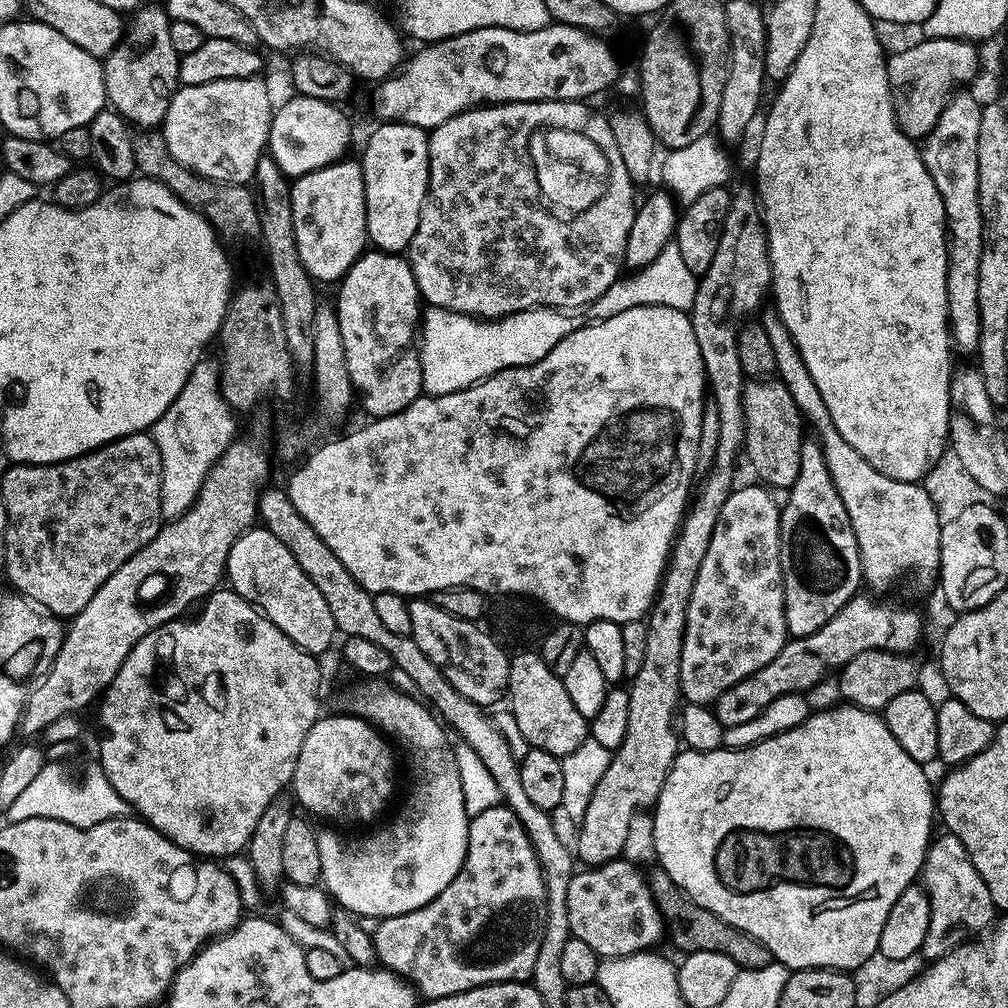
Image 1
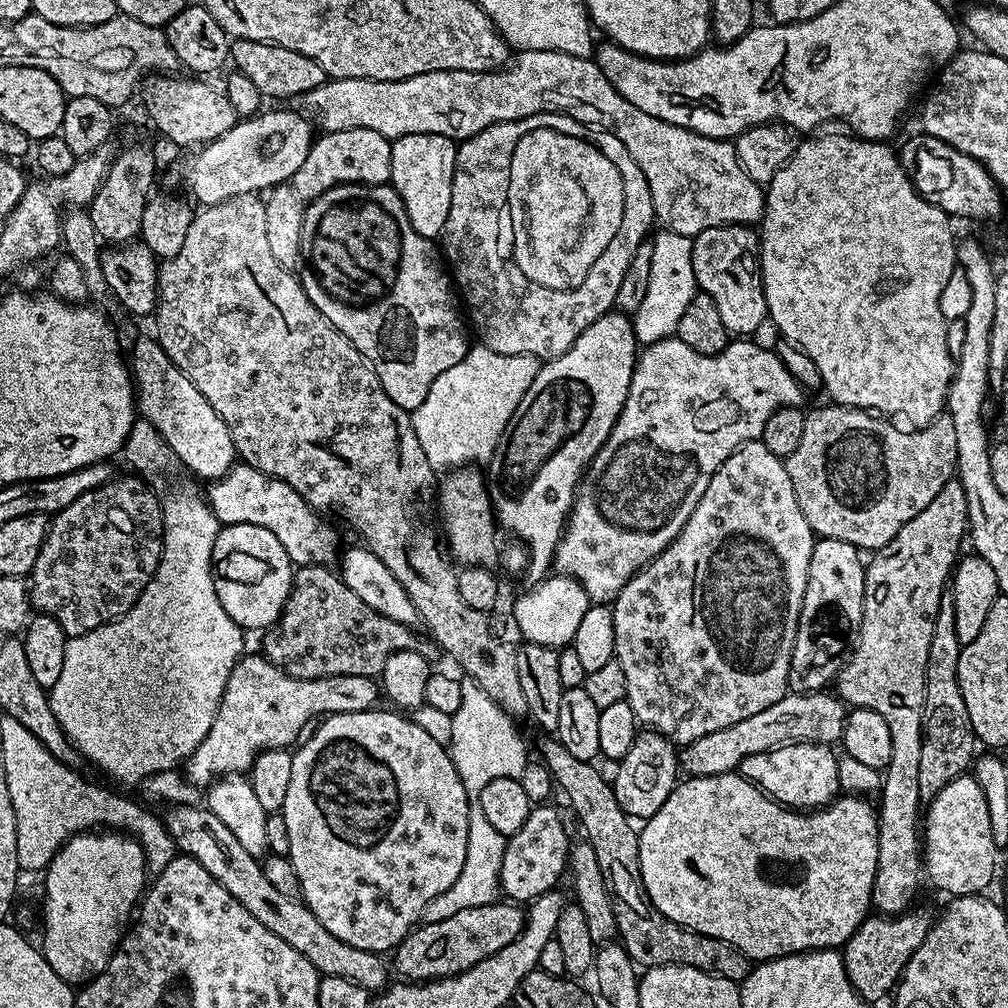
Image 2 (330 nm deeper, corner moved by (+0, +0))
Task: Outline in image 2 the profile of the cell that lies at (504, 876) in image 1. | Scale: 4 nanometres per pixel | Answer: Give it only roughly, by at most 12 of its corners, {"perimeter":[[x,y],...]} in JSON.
{"perimeter":[[551,803],[507,837],[498,888],[509,901],[553,891],[568,828]]}

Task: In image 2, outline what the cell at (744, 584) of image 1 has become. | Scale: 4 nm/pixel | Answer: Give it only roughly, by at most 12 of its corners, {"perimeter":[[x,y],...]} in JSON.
{"perimeter":[[743,444],[610,607],[677,746],[789,695],[812,527]]}

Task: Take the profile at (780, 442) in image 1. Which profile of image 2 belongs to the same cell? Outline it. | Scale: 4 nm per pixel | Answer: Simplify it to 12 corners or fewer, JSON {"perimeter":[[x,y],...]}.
{"perimeter":[[828,402],[784,465],[817,537],[882,549],[956,476],[947,414]]}

